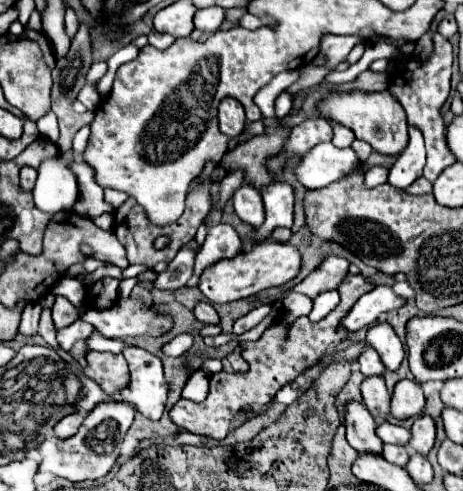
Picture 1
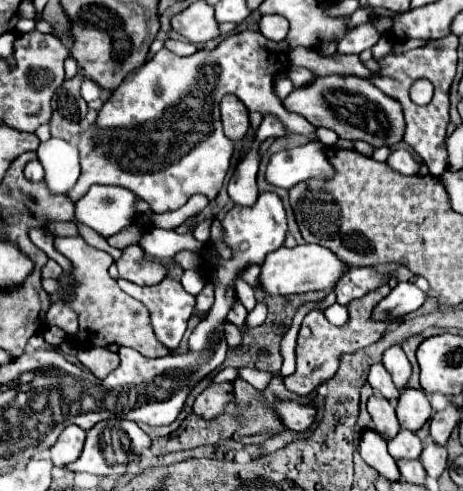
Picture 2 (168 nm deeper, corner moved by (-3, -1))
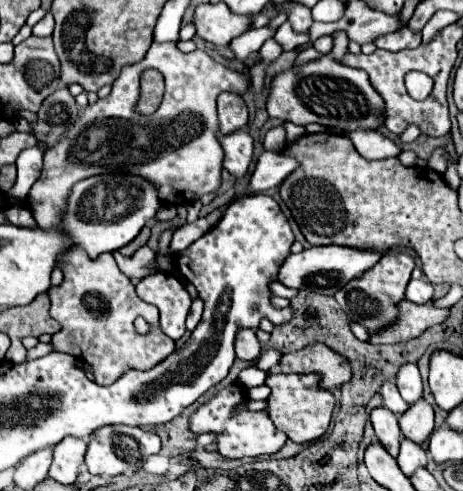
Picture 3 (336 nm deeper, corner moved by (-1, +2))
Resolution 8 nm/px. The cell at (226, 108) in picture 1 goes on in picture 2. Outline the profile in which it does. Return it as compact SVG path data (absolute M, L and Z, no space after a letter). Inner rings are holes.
M225 95L221 101L221 121L225 135L231 141L241 141L249 129L249 111L235 95Z

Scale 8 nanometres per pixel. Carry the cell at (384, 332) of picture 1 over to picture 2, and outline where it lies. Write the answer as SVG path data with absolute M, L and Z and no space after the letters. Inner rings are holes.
M391 345L383 353L383 365L391 373L397 389L403 389L409 381L409 375L411 375L411 363L399 345Z

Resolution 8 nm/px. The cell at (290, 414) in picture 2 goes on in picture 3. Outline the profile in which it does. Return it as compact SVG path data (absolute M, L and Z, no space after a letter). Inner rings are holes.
M275 372L265 382L271 388L269 396L269 416L273 424L289 436L289 440L297 444L307 444L319 440L331 422L331 414L335 408L335 396L321 388L321 376L317 374L281 374Z

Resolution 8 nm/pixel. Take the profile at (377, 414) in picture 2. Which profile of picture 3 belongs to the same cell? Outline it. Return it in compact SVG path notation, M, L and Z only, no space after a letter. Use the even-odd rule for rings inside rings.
M375 408L371 412L371 422L373 422L375 434L377 434L381 446L393 458L397 458L397 452L399 452L399 446L401 446L401 430L399 430L397 416L393 412L389 412L387 408Z

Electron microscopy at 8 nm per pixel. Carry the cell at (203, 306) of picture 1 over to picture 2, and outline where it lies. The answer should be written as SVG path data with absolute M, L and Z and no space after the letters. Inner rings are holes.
M227 321L227 323L223 323L223 331L225 331L225 339L227 339L229 347L237 347L241 343L241 331L237 325Z

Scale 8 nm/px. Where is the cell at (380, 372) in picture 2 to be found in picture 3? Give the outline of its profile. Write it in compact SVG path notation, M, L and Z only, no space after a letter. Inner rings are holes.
M385 382L383 384L381 396L383 396L383 406L387 410L391 410L393 414L397 414L397 416L401 416L409 408L409 404L401 398L401 394L397 392L397 386L393 382Z

